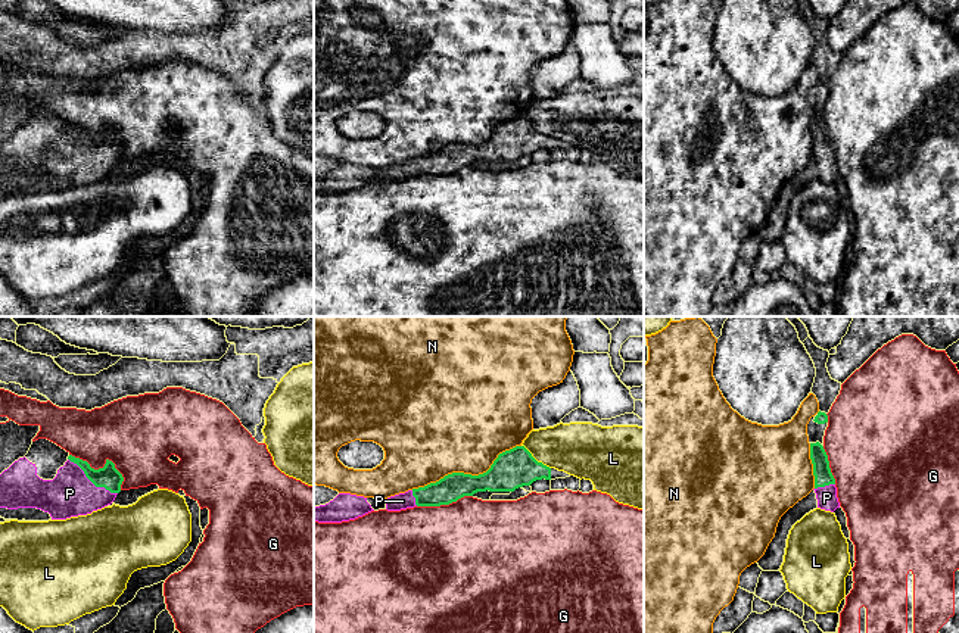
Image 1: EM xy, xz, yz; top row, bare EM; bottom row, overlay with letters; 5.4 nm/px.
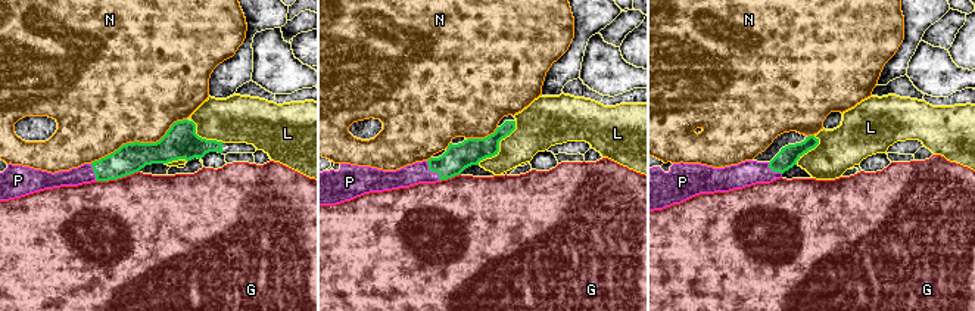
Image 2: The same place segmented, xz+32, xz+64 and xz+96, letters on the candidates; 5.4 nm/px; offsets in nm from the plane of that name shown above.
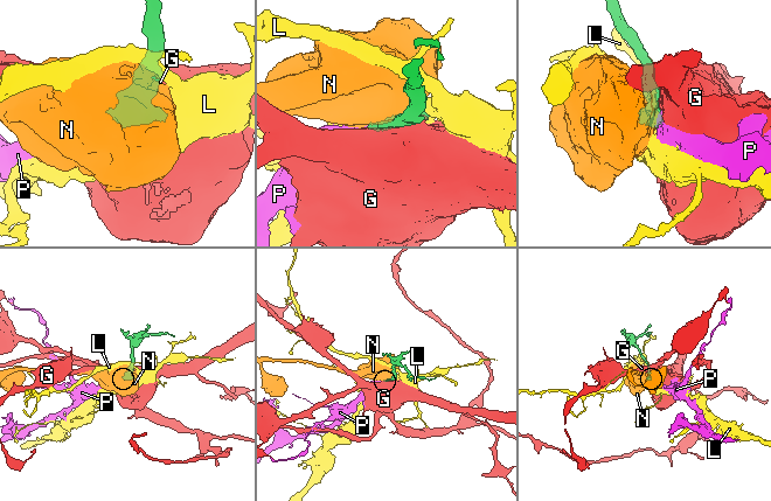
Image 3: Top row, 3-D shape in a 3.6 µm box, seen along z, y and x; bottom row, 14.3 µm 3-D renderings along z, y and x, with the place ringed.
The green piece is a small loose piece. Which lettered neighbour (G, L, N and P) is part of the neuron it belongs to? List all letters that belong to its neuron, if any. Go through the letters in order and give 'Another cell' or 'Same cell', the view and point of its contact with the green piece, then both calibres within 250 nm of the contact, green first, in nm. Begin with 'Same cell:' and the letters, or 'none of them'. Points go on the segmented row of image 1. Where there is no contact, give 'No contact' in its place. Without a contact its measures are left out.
Same cell: P
G: Another cell. Touches green at xy (105, 464). Thickness 120 nm (green) against 420 nm
L: Another cell. Touches green at xz (535, 460). Thickness 220 nm (green) against 300 nm
N: Another cell. Touches green at xz (467, 474). Thickness 200 nm (green) against 480 nm
P: Same cell. Touches green at xy (92, 482). Thickness 120 nm (green) against 240 nm

